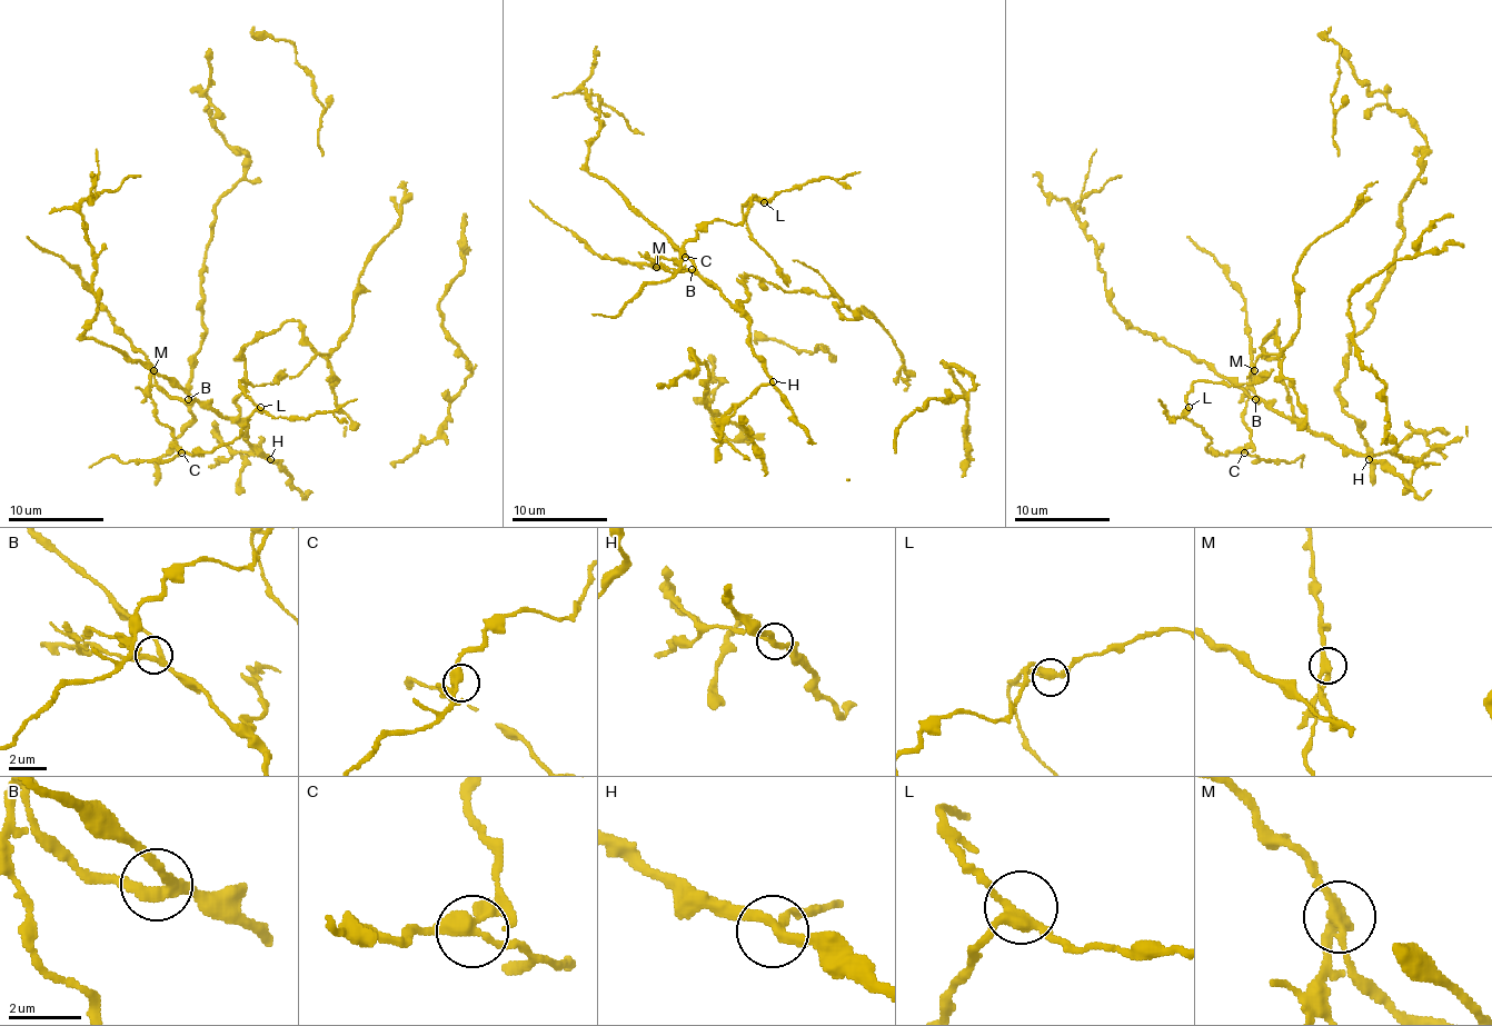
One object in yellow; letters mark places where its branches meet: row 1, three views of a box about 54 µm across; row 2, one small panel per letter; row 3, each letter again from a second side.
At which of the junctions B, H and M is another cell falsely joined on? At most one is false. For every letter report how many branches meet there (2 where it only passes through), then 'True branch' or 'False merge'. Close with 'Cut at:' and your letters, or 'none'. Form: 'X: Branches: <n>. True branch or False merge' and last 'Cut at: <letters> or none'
B: Branches: 3. True branch
H: Branches: 3. True branch
M: Branches: 3. False merge
Cut at: M

